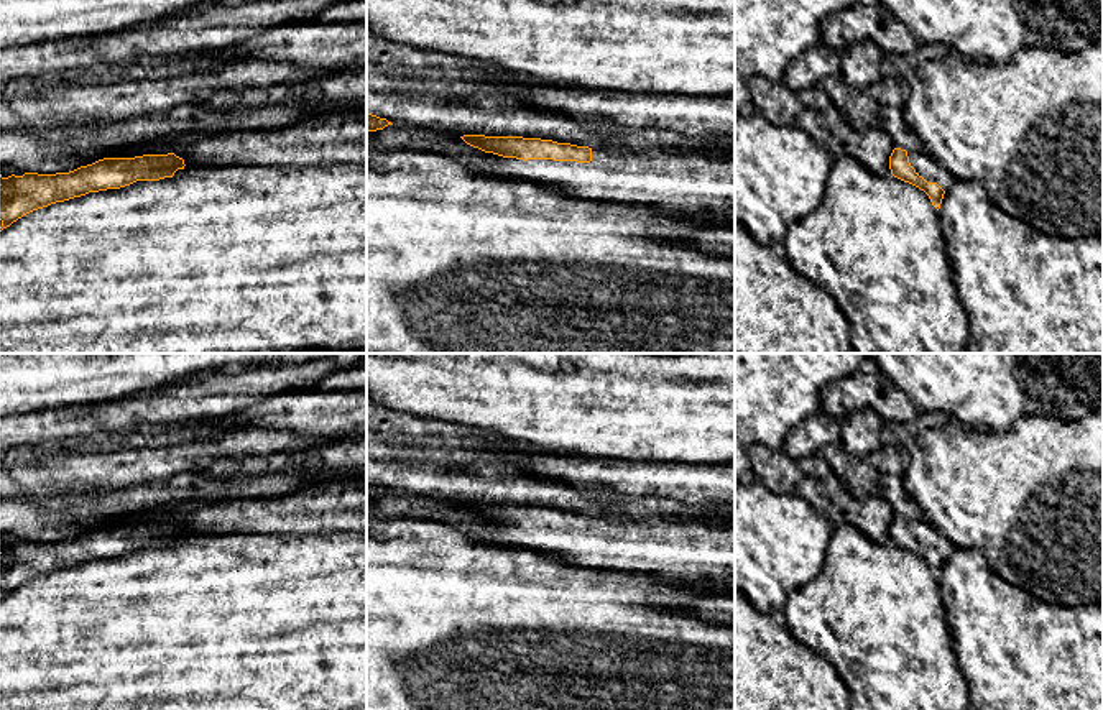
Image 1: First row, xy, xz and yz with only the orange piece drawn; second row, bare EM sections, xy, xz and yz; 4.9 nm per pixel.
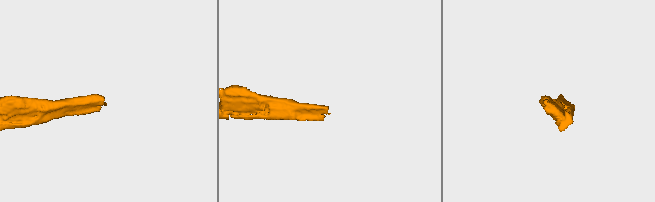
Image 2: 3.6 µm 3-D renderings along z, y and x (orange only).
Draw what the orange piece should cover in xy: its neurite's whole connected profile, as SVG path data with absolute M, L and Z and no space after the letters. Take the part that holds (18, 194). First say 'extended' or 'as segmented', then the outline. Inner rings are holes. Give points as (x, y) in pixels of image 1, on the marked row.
extended | M174 153L135 158L104 158L69 173L26 173L0 163L0 232L23 215L89 192L120 189L136 181L159 181L184 169Z

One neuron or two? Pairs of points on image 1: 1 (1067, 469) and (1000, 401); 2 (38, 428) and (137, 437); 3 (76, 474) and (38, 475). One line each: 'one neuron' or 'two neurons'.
1: two neurons
2: two neurons
3: one neuron

